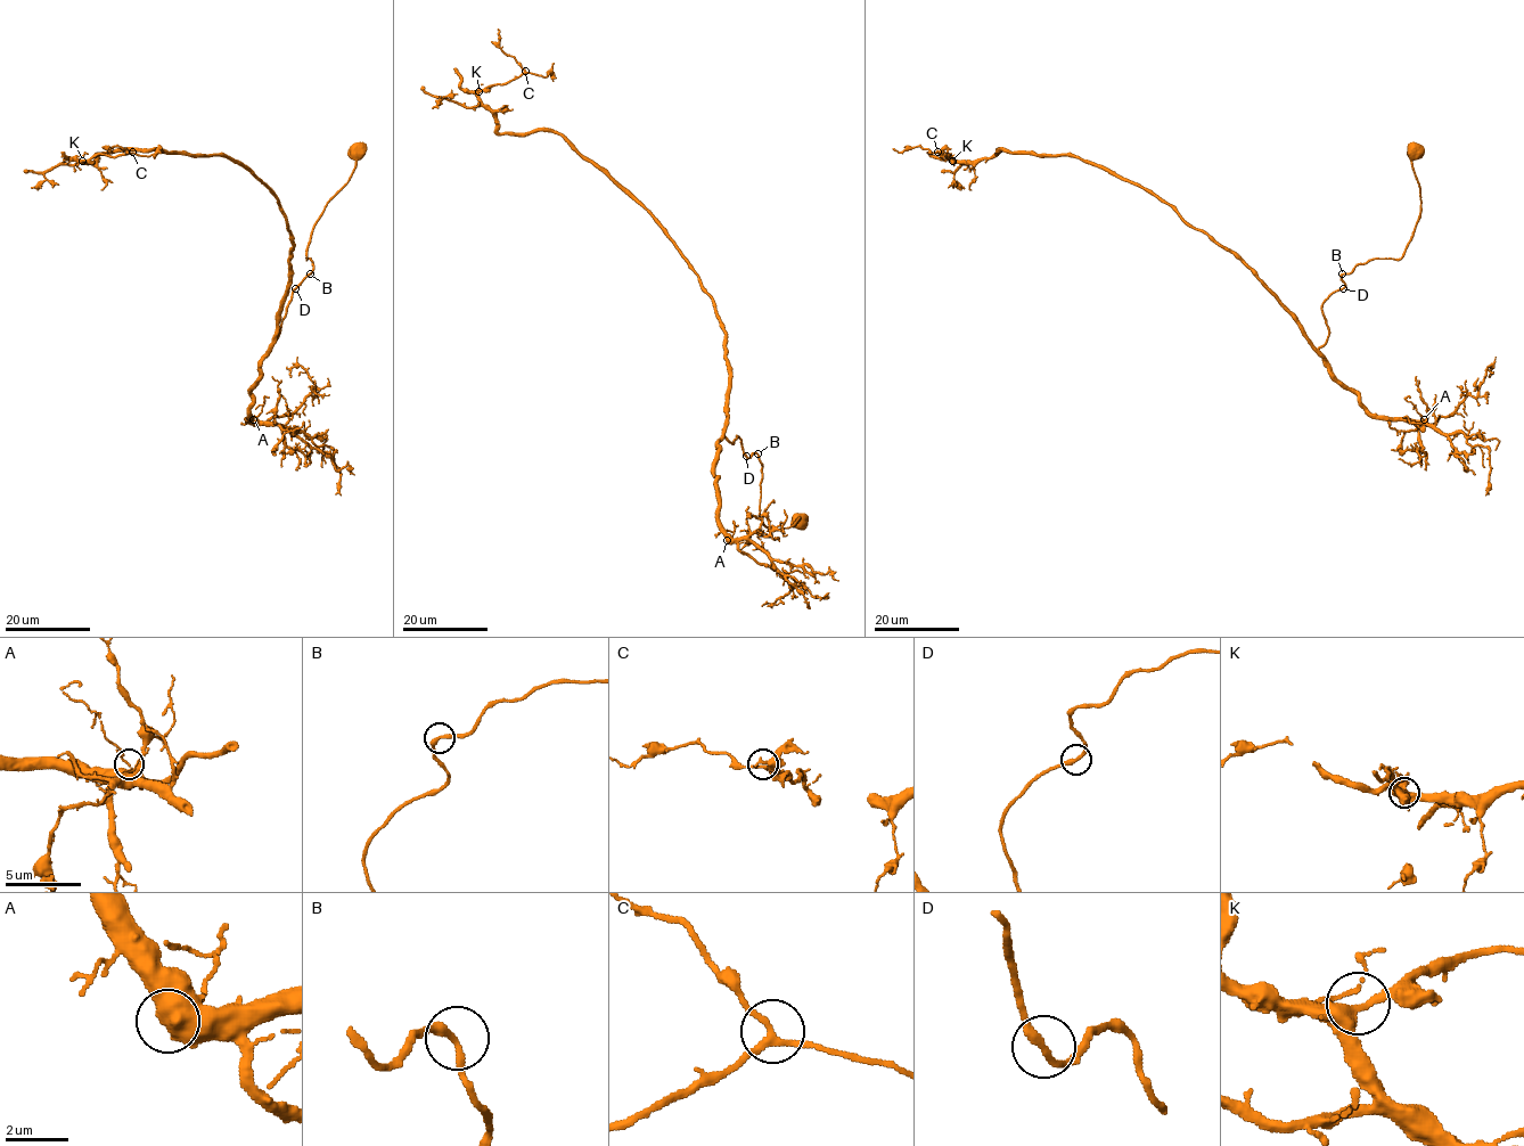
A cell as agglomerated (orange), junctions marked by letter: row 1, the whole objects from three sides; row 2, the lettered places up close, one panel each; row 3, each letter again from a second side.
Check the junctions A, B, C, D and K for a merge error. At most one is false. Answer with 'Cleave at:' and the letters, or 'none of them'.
Cleave at: none of them

